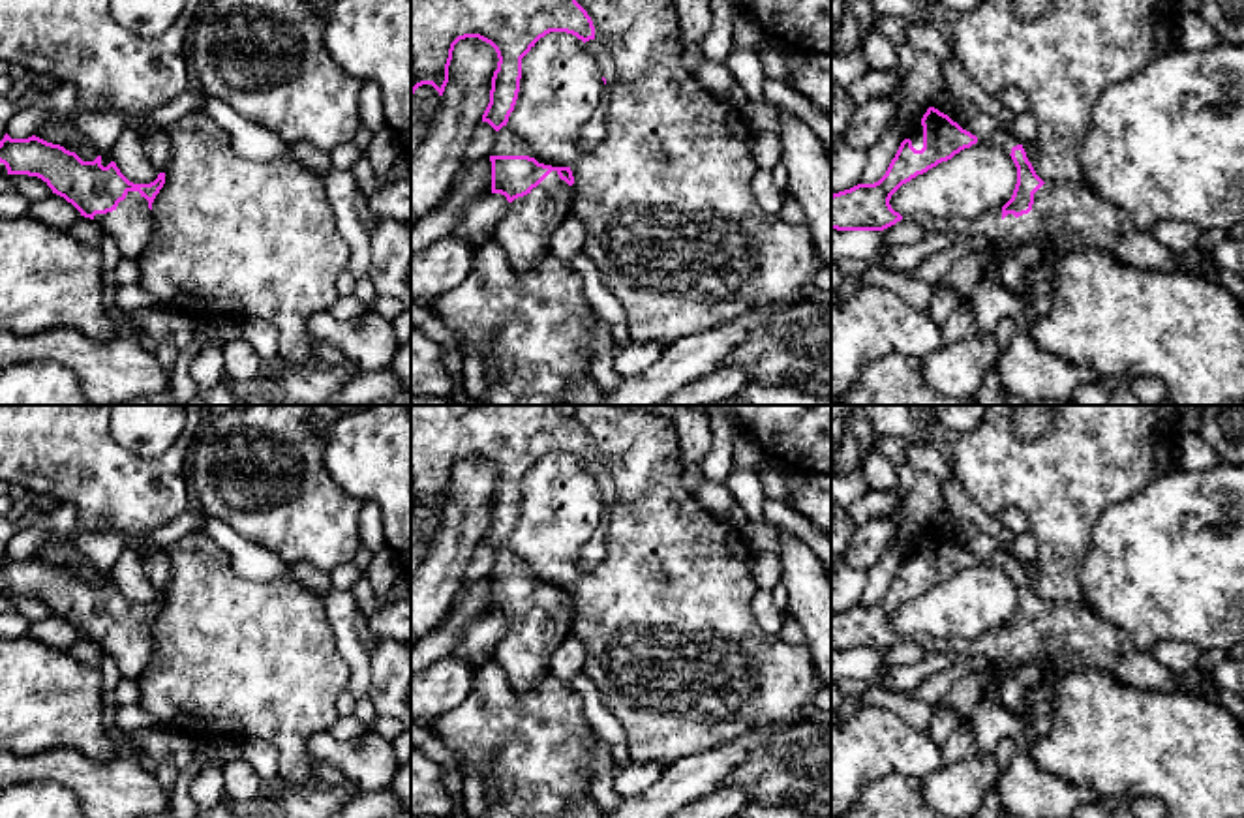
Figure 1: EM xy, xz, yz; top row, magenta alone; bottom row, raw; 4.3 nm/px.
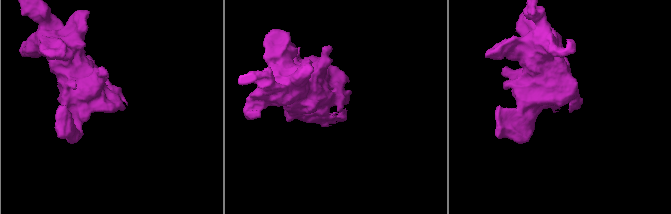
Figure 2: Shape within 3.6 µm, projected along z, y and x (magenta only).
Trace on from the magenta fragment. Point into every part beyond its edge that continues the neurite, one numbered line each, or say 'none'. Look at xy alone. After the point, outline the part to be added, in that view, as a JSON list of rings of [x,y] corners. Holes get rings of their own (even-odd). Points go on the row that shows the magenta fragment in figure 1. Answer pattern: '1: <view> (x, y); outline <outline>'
1: xy (130, 226); outline [[[128,191],[113,212],[96,214],[94,221],[114,238],[122,257],[137,259],[152,233],[152,212],[139,191]]]

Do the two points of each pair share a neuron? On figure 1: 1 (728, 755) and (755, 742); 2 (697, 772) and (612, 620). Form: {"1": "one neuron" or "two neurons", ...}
{"1": "one neuron", "2": "two neurons"}

